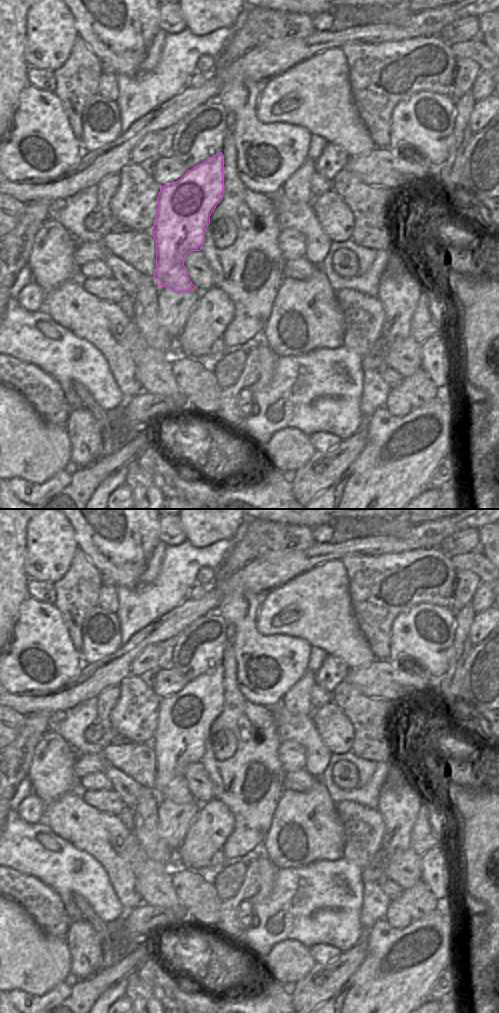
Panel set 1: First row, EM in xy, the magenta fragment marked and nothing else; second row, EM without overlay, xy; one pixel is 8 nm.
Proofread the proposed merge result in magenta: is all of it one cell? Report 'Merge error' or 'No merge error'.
No merge error

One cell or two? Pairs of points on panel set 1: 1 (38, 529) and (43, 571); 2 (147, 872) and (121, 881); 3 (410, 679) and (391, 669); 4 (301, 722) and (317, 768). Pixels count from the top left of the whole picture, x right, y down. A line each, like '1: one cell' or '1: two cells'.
1: one cell
2: two cells
3: one cell
4: one cell

